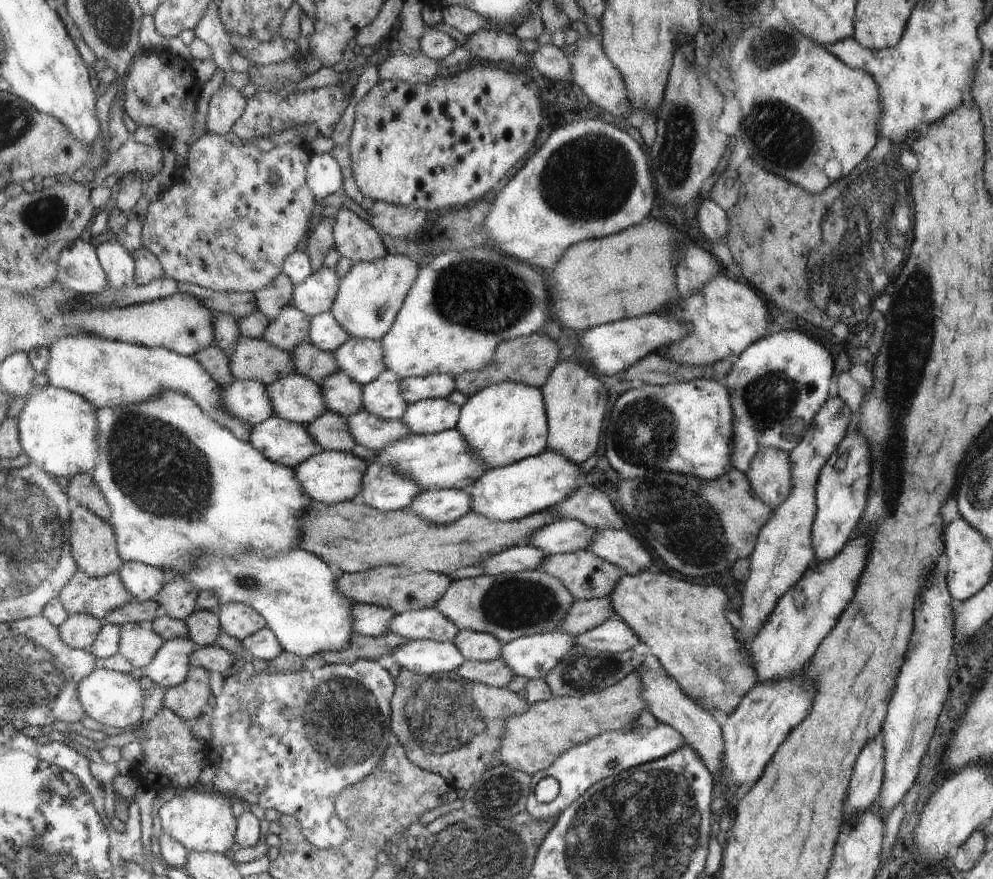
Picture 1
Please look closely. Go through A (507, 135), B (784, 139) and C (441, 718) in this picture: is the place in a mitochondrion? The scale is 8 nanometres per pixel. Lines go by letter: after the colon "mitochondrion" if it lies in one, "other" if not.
A: other
B: mitochondrion
C: mitochondrion

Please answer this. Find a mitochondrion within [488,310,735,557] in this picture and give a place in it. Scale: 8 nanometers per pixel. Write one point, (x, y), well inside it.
(654, 427)

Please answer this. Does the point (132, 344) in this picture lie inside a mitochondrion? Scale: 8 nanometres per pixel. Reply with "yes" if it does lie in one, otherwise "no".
no

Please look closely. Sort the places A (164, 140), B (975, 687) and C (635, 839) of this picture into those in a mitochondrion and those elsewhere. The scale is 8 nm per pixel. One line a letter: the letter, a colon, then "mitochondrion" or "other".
A: other
B: other
C: mitochondrion

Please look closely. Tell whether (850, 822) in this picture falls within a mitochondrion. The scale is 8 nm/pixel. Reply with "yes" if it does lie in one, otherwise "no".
no

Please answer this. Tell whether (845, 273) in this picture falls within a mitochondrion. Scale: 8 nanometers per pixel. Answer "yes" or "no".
yes

